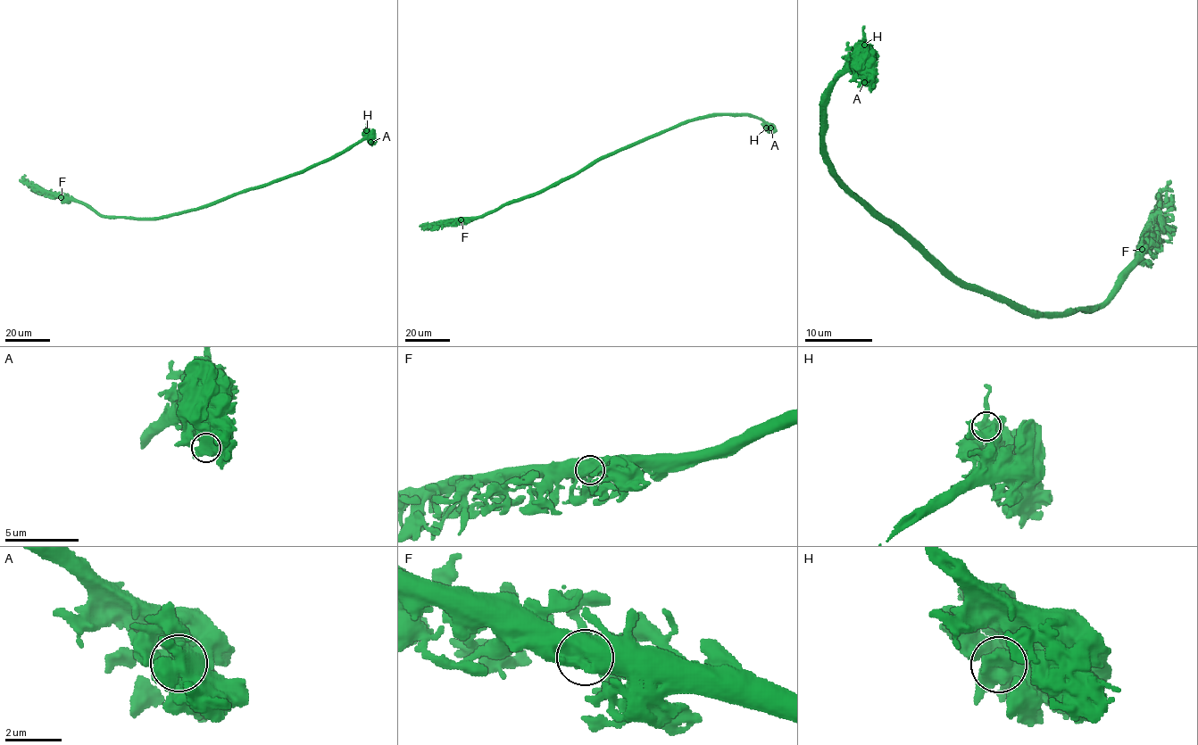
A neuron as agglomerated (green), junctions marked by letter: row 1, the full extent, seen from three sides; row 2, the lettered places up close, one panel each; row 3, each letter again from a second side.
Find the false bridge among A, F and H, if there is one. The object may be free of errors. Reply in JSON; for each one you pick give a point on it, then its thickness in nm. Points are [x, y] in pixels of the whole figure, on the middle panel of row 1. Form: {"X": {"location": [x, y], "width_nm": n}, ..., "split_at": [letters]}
{"split_at": []}

